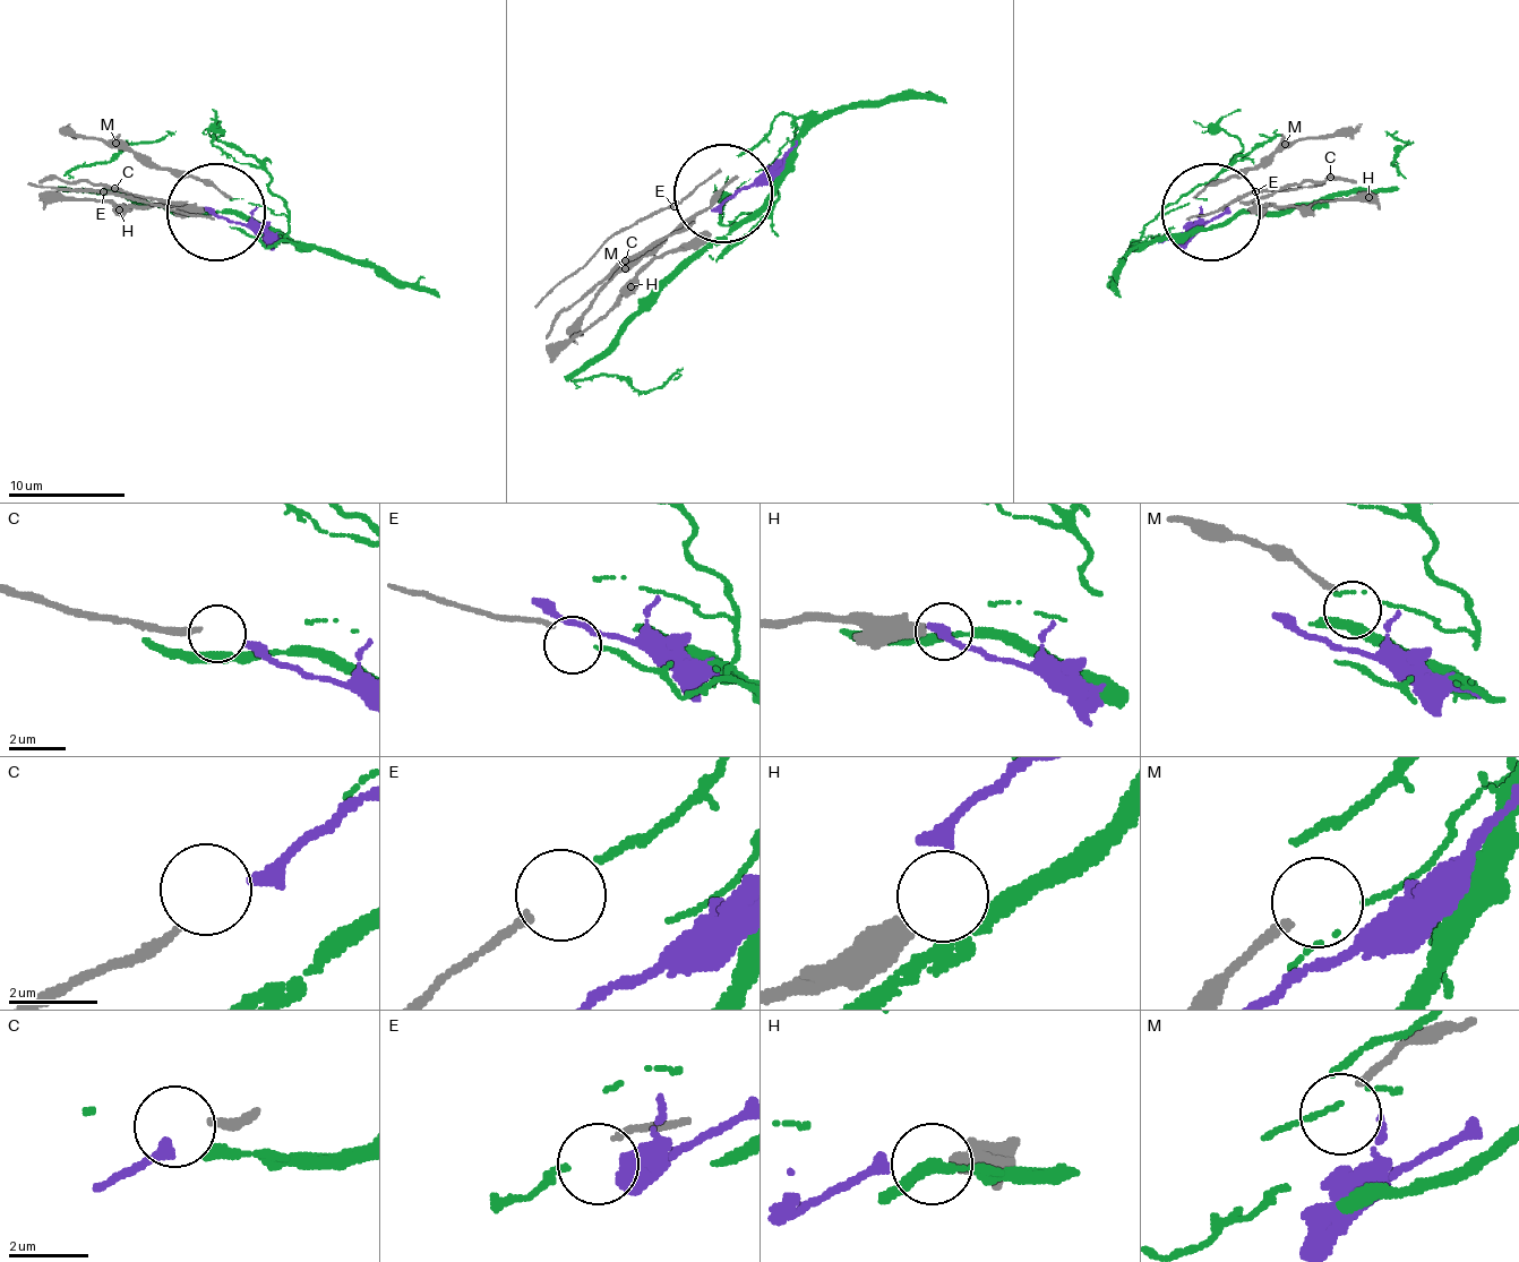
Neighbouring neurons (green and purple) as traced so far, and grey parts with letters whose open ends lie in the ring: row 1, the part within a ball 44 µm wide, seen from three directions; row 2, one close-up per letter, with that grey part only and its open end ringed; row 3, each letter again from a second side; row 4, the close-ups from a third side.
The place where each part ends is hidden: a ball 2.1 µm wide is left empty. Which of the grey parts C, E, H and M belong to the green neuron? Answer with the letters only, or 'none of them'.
E

